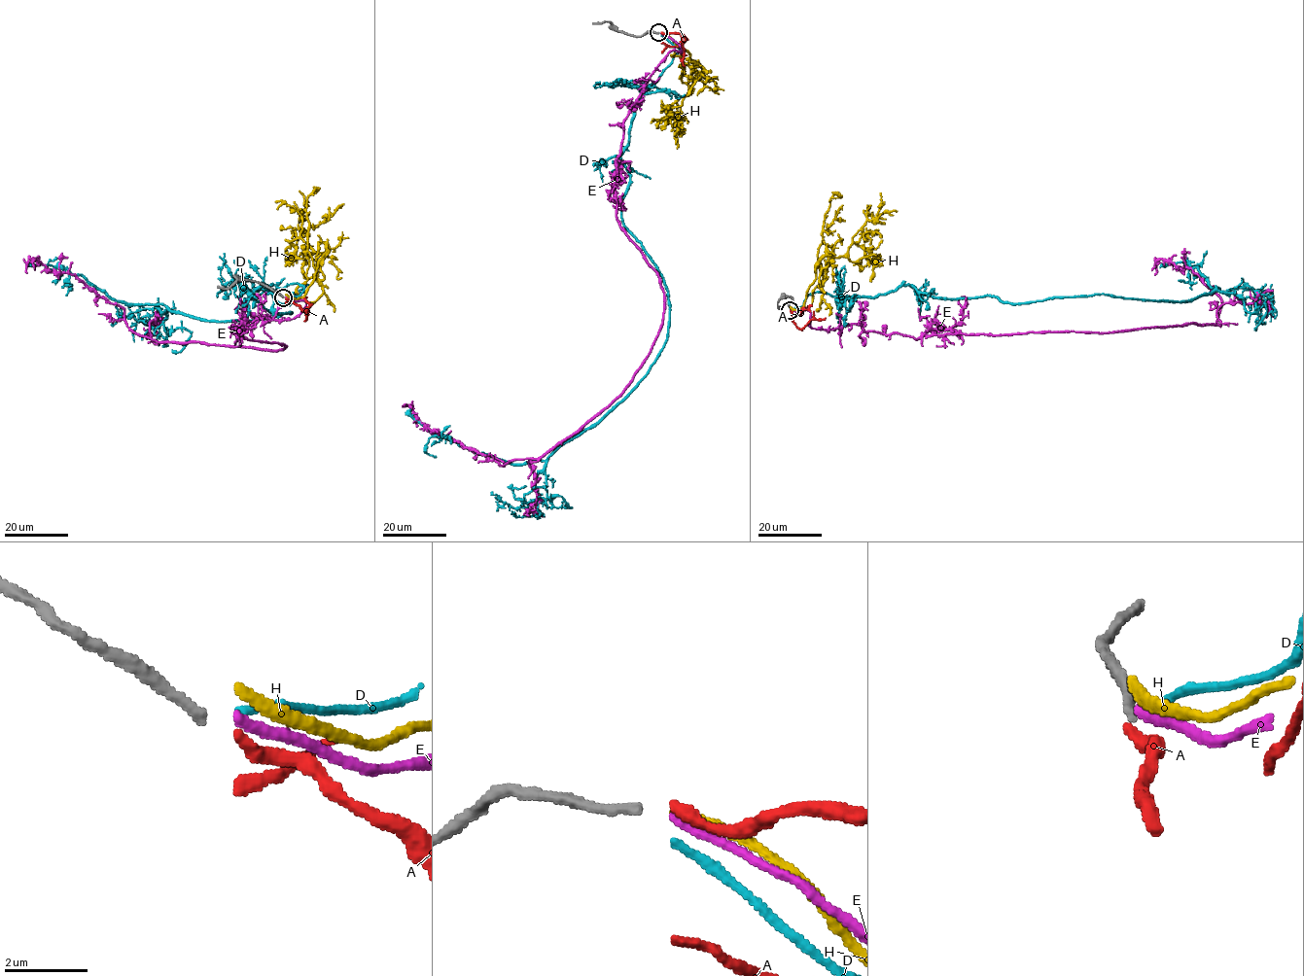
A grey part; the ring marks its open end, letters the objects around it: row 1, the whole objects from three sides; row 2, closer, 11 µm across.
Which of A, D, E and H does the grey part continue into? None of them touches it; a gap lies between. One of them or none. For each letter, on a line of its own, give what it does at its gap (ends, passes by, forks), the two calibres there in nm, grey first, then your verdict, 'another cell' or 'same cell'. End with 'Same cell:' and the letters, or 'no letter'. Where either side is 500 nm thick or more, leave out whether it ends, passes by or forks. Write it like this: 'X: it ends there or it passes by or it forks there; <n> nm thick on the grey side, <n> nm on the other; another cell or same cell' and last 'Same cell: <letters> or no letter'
A: it ends there; 240 nm thick on the grey side, 300 nm on the other; same cell
D: it ends there; 240 nm thick on the grey side, 190 nm on the other; another cell
E: it ends there; 240 nm thick on the grey side, 240 nm on the other; another cell
H: it ends there; 240 nm thick on the grey side, 280 nm on the other; another cell
Same cell: A

